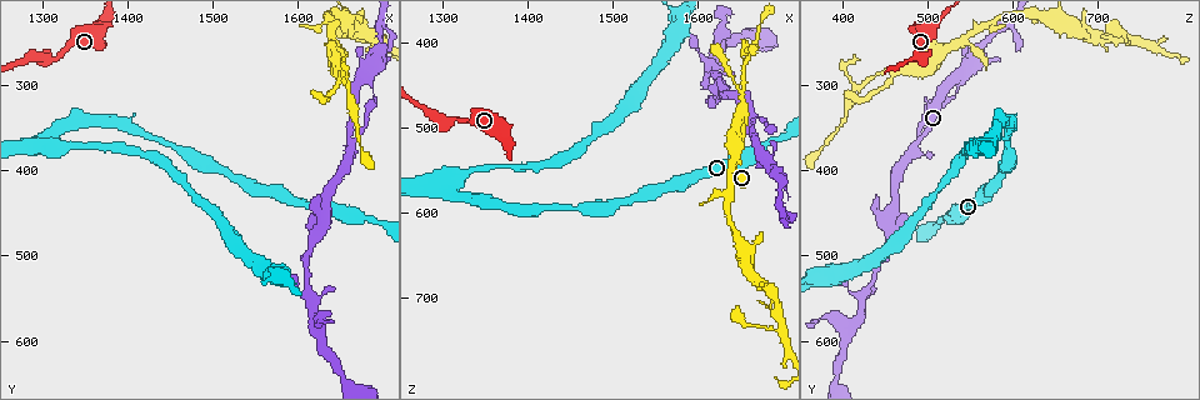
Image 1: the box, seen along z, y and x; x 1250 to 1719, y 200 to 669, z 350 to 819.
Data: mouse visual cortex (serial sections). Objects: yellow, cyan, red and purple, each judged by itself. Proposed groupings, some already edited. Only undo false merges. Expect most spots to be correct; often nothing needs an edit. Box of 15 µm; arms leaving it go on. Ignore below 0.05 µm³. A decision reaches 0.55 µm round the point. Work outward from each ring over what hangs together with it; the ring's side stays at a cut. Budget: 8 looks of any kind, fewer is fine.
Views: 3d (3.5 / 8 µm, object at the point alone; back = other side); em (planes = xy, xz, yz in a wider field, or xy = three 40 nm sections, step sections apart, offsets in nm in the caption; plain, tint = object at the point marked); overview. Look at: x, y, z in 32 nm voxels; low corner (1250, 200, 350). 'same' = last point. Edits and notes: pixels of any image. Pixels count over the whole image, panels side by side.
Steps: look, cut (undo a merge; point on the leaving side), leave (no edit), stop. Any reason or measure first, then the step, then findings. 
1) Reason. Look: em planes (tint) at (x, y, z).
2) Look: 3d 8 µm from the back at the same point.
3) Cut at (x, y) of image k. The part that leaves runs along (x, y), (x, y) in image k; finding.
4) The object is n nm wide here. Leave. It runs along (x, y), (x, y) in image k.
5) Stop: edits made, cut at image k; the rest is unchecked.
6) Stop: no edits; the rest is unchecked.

Thin arm on a thick one. Look: 3d 3.5 µm at (1650, 290, 465).

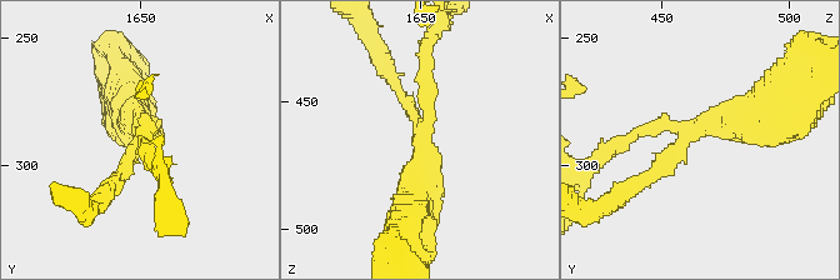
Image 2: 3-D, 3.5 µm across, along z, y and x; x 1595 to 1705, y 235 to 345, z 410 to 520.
3 arms meet here; the arms are 150, 200, 450 nm wide; now the EM. Look: em xy step 1 (tint) at (1651, 284, 464).

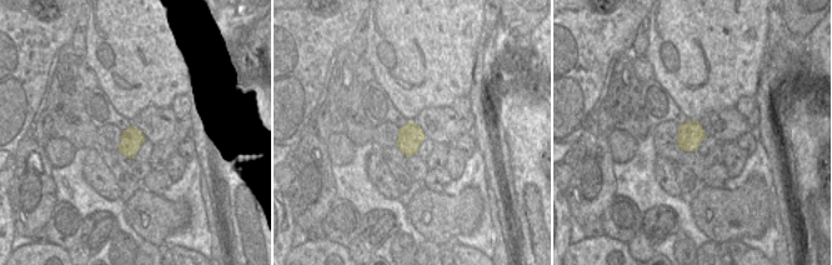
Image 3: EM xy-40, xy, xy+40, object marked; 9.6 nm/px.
Cut it another way. Look: em xy step 3 (tint) at the same point.

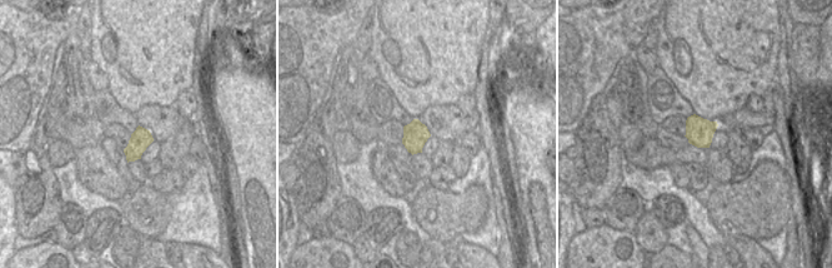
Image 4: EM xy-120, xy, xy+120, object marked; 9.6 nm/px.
The object is 240 nm wide here. Leave. It runs along (775, 119), (650, 126), (621, 145) in image 2; one cell here.

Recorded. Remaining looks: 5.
Look: 3d 3.5 µm from the back at (1660, 365, 490).

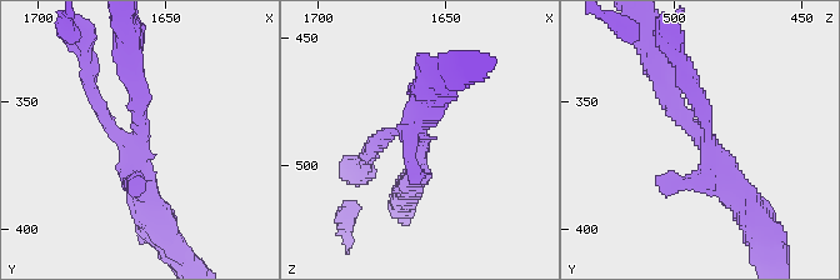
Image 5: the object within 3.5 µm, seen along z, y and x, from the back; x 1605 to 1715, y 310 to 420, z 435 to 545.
Shape alone is not enough. Look: em xy step 1 (tint) at (1662, 366, 487).

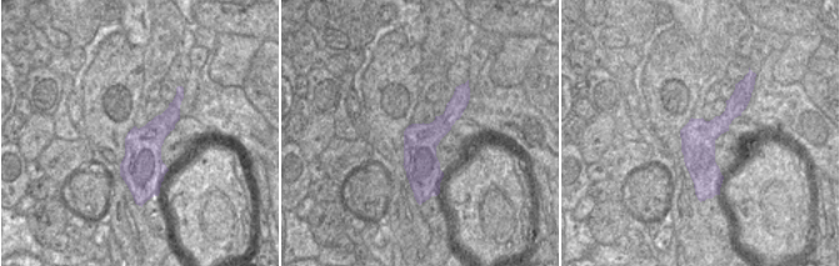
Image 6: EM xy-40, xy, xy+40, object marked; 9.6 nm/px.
Leave. It runs along (735, 95), (705, 137), (708, 189) in image 6; all the same cell.

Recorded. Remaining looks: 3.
A narrow waist. Look: 3d 3.5 µm at (1615, 545, 425).

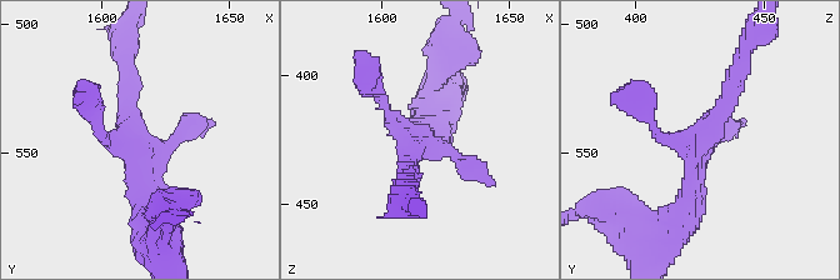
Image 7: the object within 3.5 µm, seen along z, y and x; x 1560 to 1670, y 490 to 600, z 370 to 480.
Look: em xy step 2 (tint) at (1615, 546, 425).

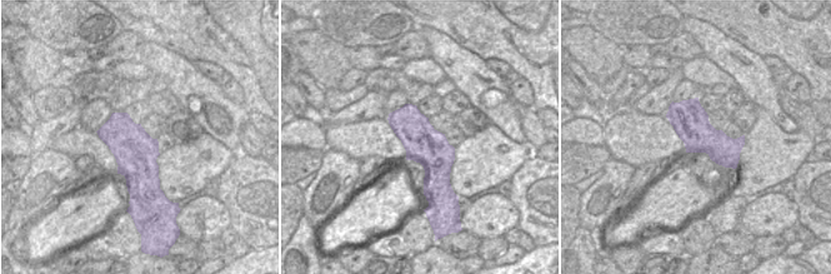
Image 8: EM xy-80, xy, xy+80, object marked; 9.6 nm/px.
Leave. It runs along (740, 69), (695, 149), (681, 214) in image 7; continuous, no second cell.

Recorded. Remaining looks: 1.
A fork. Look: 3d 3.5 µm at (1685, 285, 545).

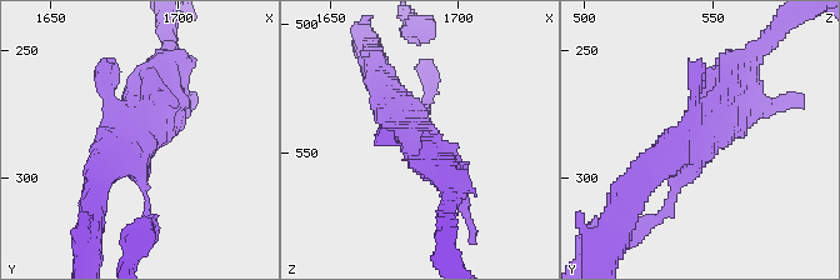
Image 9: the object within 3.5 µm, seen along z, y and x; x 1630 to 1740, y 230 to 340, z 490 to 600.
Leave. It runs along (644, 178), (718, 128), (736, 74) in image 9; continuous, no second cell.

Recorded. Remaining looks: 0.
Stop: no edits; the rest is unchecked.

